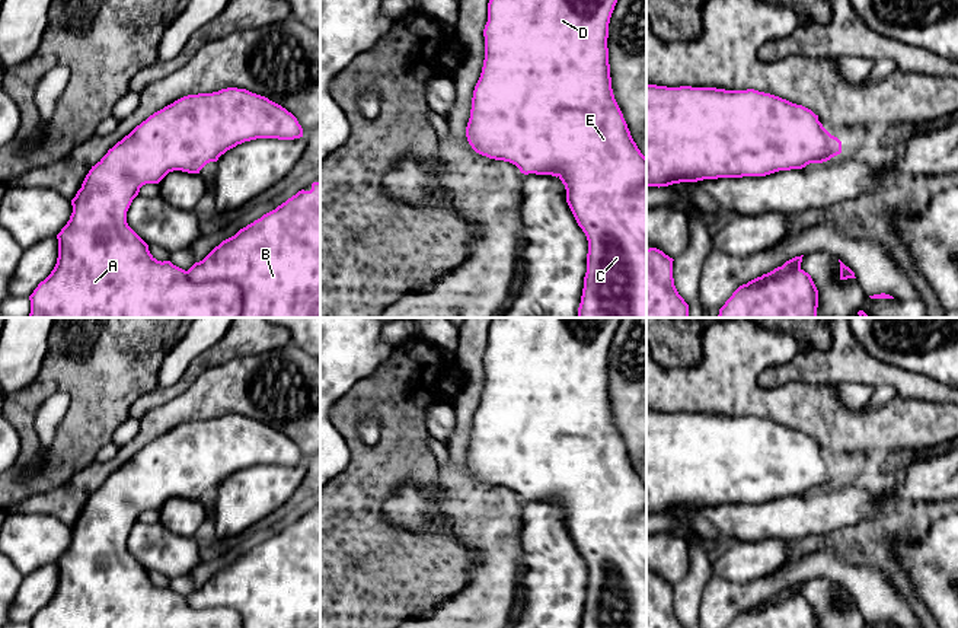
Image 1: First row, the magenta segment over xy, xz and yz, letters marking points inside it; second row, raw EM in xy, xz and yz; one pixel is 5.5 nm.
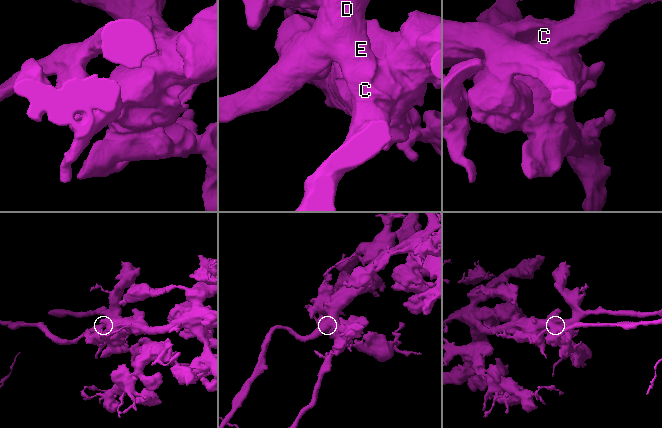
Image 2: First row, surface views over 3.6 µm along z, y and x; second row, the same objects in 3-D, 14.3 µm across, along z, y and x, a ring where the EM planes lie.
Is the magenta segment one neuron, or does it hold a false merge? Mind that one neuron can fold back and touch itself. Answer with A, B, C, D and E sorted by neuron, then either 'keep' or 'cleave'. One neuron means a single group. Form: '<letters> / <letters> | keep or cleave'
A B C D E | keep

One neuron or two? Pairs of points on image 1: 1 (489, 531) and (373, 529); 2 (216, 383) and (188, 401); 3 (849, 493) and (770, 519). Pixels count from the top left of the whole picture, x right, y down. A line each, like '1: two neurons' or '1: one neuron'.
1: two neurons
2: one neuron
3: one neuron

